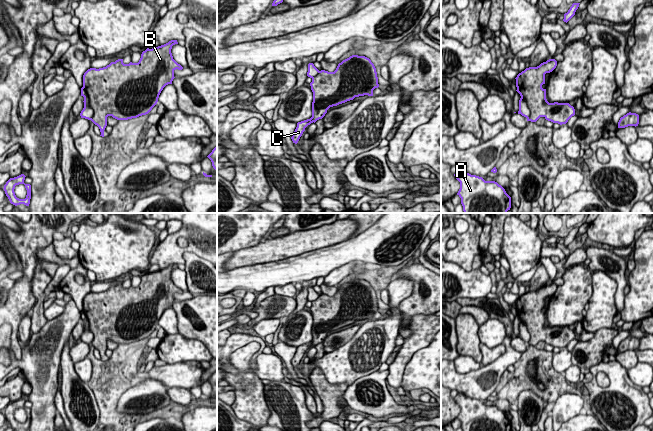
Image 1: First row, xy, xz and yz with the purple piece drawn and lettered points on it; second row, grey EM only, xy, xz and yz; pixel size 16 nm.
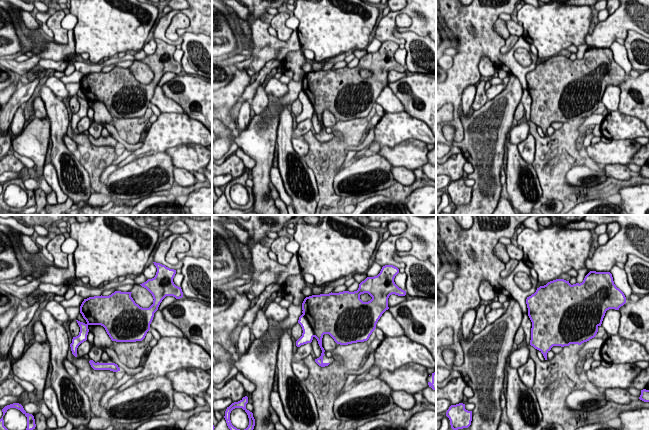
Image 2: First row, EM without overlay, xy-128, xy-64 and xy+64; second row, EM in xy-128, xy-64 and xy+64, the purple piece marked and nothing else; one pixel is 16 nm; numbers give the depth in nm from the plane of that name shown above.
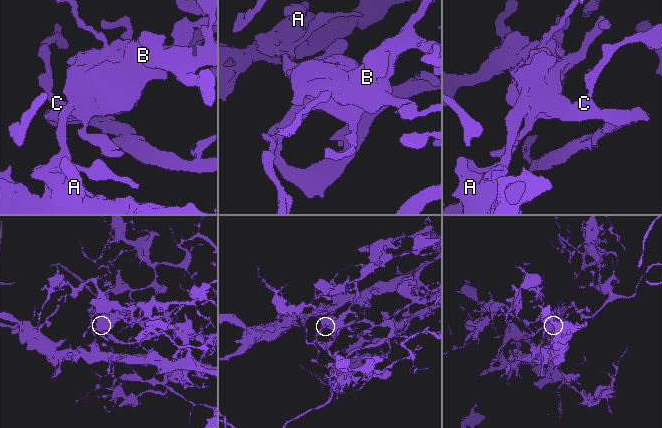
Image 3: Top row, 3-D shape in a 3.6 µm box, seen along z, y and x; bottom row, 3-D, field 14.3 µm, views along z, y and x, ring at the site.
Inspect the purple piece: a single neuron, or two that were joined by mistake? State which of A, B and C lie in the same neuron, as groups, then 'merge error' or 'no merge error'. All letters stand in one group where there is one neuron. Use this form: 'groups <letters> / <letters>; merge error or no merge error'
groups A / B C; merge error

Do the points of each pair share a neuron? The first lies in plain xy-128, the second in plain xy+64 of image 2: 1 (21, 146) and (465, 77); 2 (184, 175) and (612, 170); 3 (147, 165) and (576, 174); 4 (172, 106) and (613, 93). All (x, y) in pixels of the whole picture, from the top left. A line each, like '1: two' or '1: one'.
1: two
2: one
3: one
4: one

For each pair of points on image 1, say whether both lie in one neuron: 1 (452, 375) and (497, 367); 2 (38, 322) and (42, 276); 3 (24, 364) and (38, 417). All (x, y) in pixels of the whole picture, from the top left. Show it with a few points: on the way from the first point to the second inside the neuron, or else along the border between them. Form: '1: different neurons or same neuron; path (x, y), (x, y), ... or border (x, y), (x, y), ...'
1: same neuron; path (463, 378), (474, 378), (486, 370)
2: same neuron; path (38, 311), (40, 287)
3: same neuron; path (37, 377), (39, 379), (39, 404)

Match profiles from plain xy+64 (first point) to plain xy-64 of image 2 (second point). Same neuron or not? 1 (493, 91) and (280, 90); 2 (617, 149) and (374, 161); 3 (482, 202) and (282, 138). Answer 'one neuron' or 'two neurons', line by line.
1: one neuron
2: two neurons
3: two neurons

